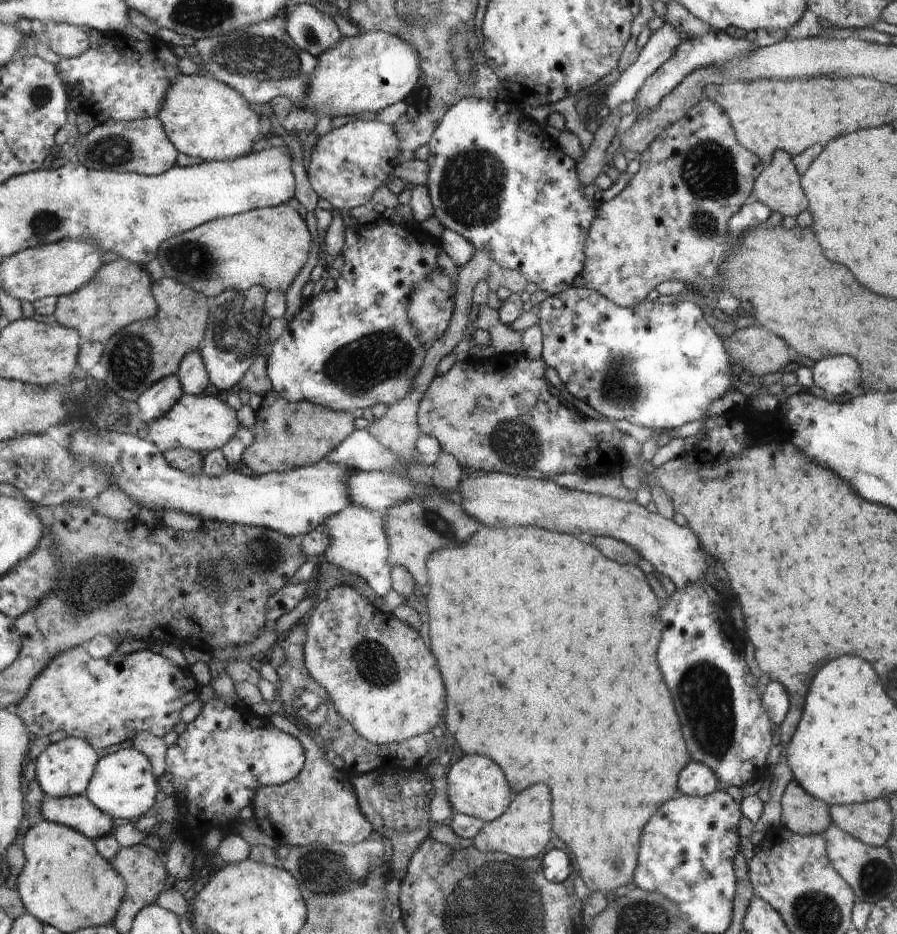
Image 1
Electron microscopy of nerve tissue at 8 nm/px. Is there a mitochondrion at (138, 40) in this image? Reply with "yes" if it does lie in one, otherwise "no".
no

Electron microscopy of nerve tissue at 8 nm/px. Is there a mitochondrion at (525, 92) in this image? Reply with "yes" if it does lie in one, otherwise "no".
no

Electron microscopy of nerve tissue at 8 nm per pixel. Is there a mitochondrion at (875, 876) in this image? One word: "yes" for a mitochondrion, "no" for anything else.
yes

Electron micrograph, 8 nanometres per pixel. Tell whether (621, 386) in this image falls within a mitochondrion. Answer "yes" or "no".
yes

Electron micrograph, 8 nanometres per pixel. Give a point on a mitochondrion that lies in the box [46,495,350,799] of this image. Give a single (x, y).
(92, 580)

